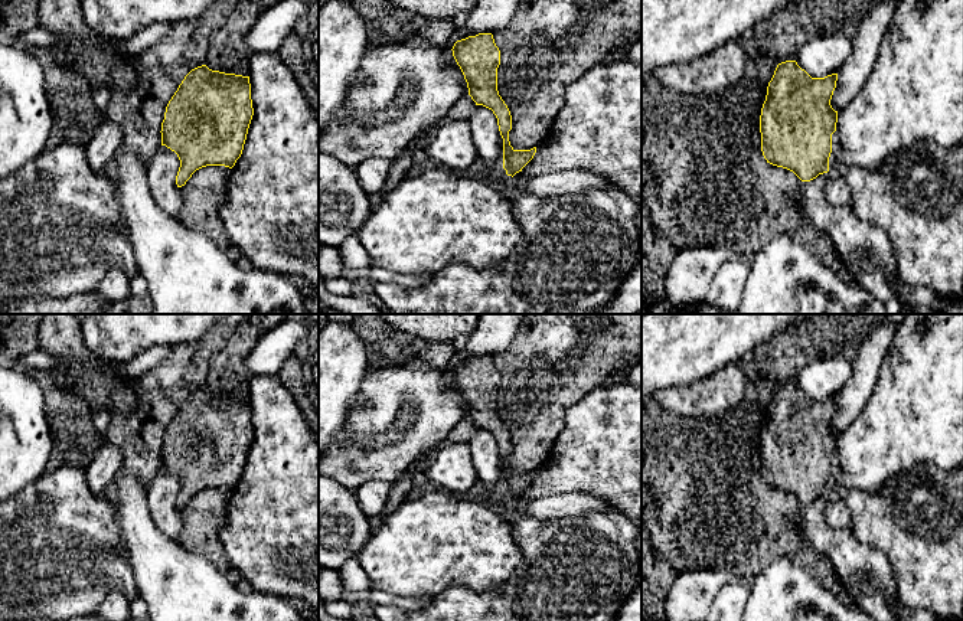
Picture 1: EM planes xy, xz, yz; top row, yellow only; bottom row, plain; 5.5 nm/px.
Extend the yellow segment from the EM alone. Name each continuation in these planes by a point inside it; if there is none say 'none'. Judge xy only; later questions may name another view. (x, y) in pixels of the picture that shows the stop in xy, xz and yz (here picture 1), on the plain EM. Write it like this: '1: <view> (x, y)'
none

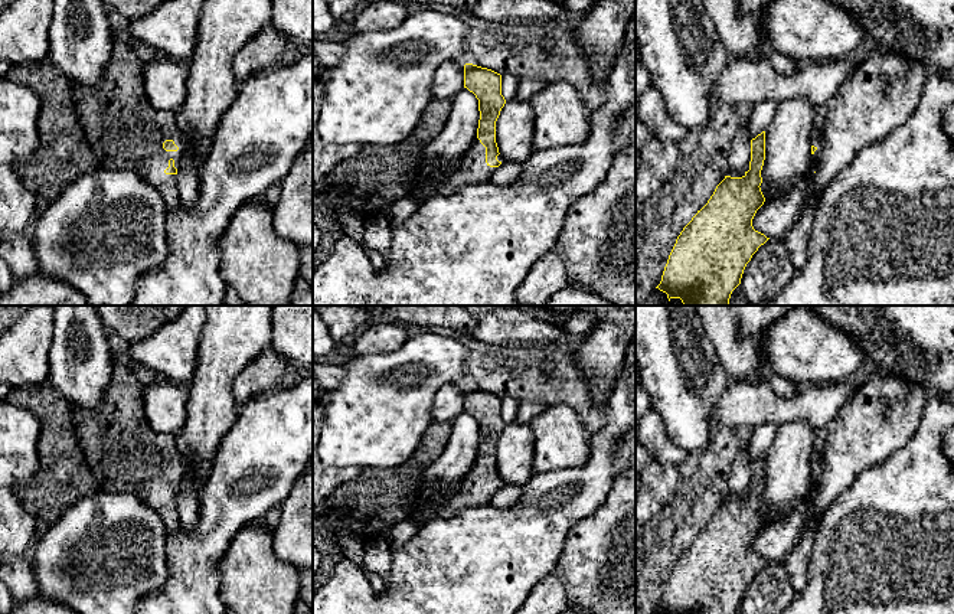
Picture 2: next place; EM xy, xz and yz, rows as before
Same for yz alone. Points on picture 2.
1: yz (816, 460)

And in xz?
1: xz (471, 492)

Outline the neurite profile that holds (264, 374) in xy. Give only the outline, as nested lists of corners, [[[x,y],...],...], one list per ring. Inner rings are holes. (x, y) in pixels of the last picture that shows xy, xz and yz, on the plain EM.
[[[269,346],[265,347],[235,381],[233,396],[238,409],[259,393],[280,389],[287,369],[287,359]]]

